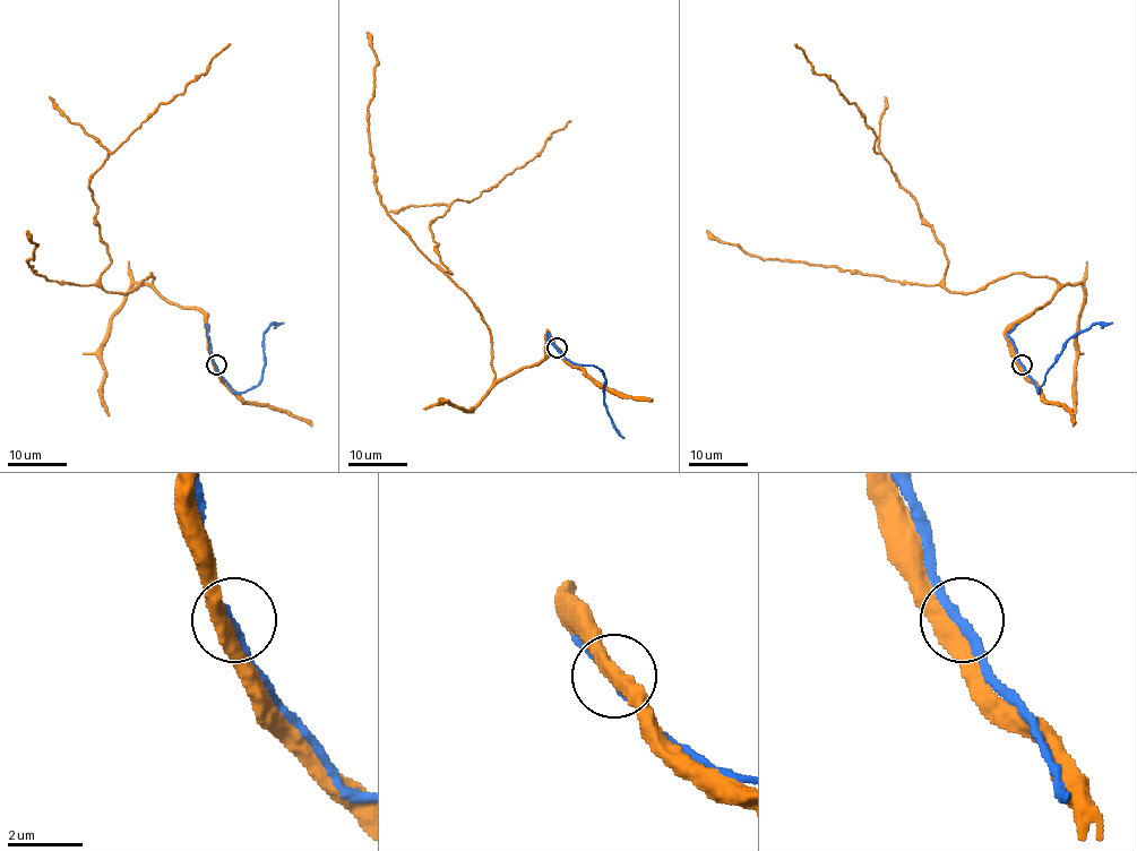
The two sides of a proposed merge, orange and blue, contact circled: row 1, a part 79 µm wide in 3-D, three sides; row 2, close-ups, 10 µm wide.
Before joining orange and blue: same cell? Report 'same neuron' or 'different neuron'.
same neuron

